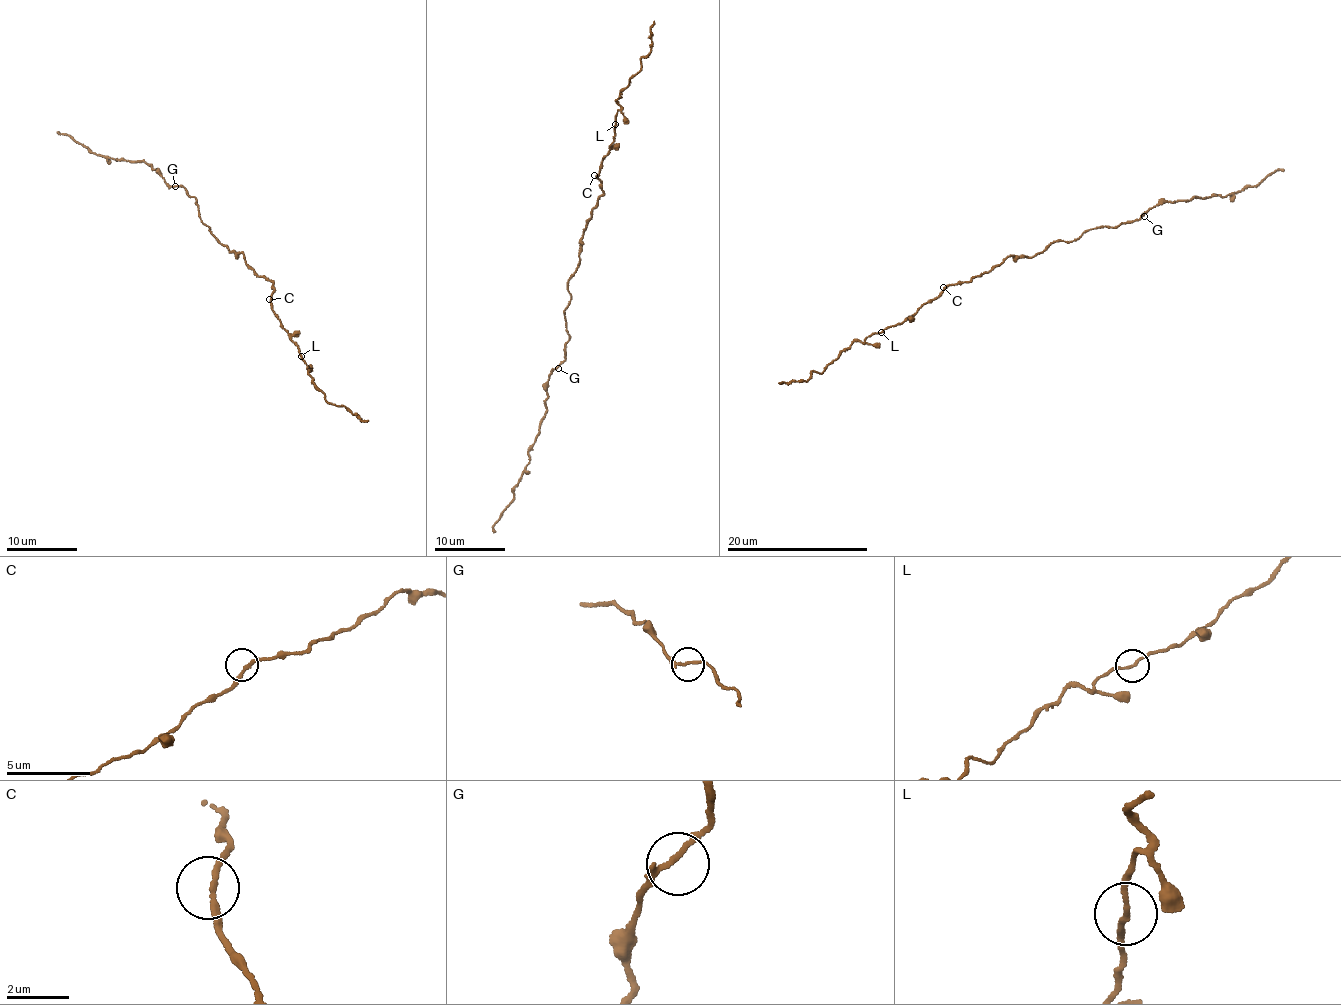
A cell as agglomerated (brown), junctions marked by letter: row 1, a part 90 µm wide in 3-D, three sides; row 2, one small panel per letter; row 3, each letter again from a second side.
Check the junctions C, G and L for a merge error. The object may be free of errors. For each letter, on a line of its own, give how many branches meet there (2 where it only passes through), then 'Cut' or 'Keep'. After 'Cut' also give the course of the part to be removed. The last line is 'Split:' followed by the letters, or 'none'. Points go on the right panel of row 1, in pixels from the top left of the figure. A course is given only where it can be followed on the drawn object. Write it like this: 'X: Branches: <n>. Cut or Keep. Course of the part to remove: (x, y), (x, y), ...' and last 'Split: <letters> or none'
C: Branches: 2. Keep
G: Branches: 2. Keep
L: Branches: 2. Cut. Course of the part to remove: (880, 332), (840, 350), (836, 360), (822, 372), (812, 371), (808, 381), (778, 383)
Split: L

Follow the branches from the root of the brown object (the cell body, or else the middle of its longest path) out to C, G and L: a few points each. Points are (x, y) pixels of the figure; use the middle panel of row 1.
C: (579, 260), (587, 219), (591, 217), (591, 209), (602, 194), (601, 180), (594, 175)
G: (579, 260), (575, 273), (569, 280), (570, 303), (564, 314), (568, 342), (564, 361), (558, 368)
L: (579, 260), (587, 219), (602, 194), (597, 177), (614, 141), (616, 123)

